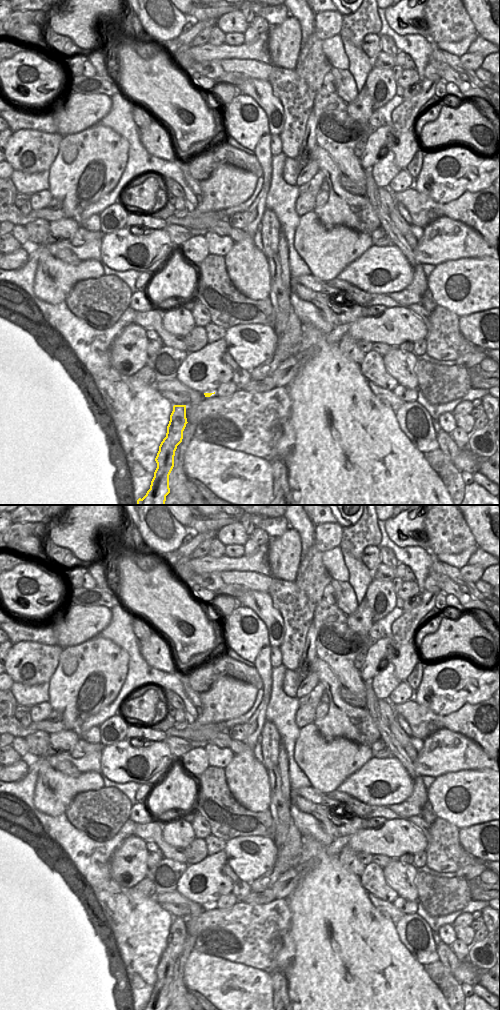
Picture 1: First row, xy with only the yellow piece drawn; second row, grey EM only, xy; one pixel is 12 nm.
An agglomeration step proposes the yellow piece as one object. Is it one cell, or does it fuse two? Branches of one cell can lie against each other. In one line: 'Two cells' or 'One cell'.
One cell

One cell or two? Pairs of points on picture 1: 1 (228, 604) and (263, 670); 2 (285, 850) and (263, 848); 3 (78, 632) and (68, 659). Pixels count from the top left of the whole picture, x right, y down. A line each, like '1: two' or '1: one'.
1: two
2: two
3: two

